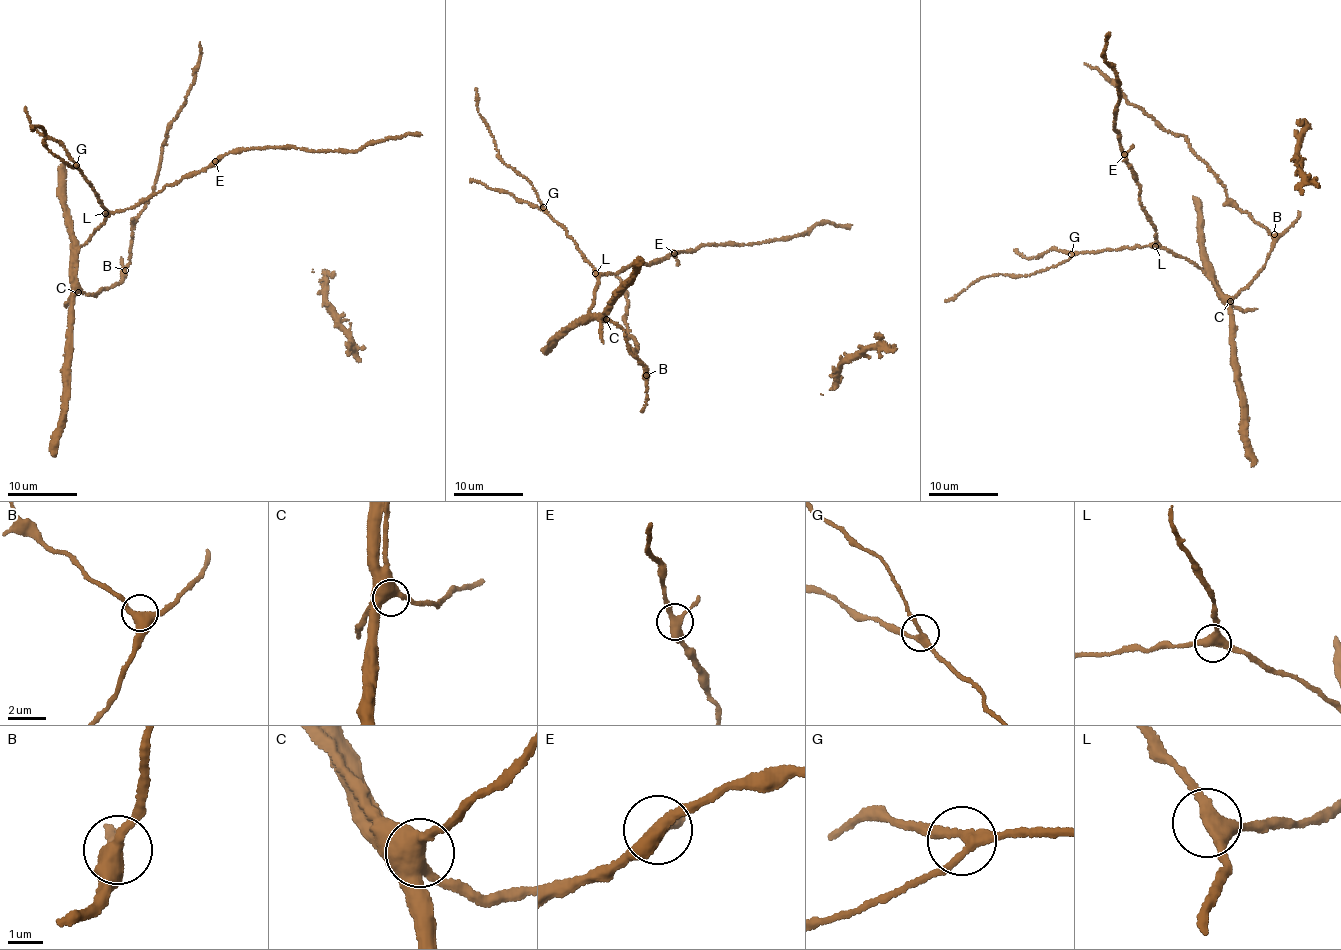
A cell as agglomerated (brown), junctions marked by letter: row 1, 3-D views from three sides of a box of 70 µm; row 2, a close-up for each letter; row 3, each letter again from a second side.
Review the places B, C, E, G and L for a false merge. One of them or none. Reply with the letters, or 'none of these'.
none of these

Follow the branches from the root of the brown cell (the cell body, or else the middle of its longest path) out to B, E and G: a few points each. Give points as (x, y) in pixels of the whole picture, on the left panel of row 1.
B: (132, 209), (112, 212), (80, 248), (75, 260), (76, 278), (83, 292), (90, 295), (120, 282), (125, 270)
E: (132, 209), (166, 185), (177, 185), (215, 161)
G: (132, 209), (114, 212), (105, 209), (76, 165)

